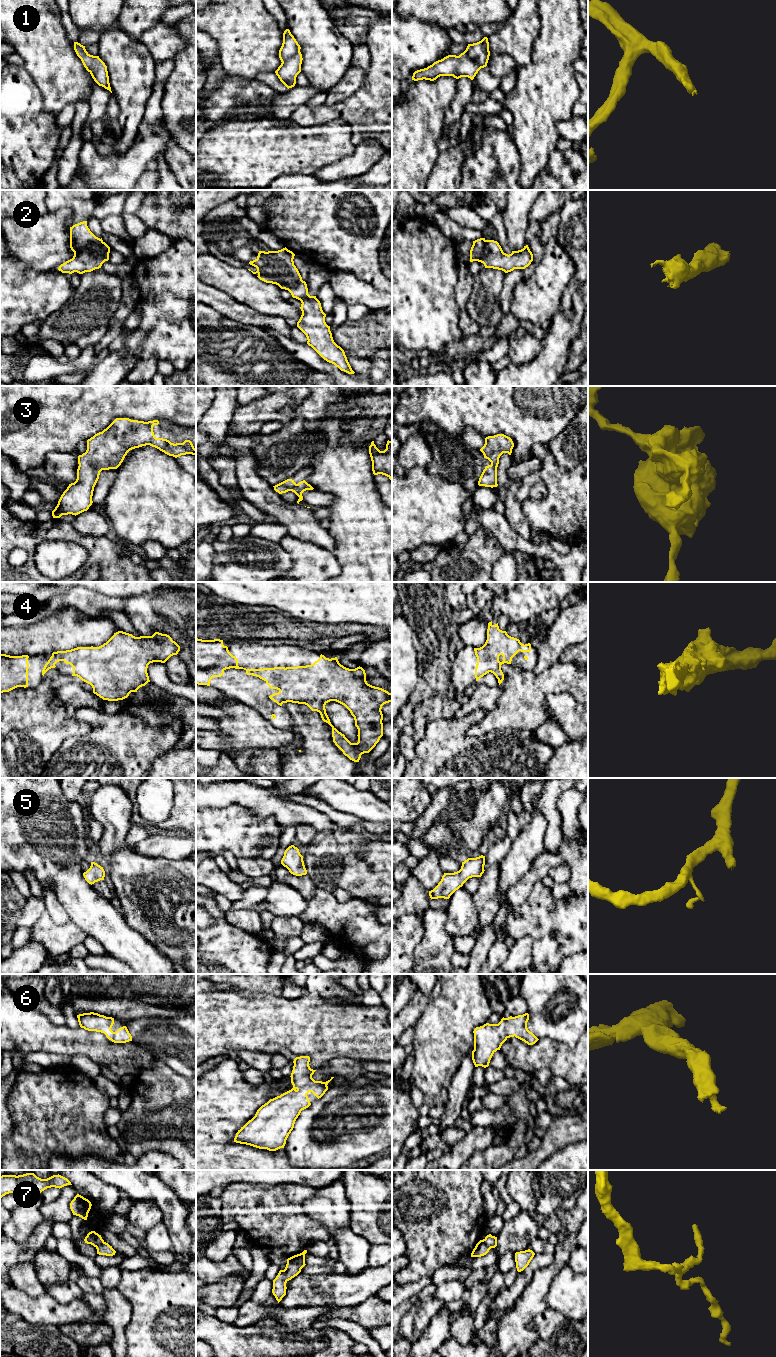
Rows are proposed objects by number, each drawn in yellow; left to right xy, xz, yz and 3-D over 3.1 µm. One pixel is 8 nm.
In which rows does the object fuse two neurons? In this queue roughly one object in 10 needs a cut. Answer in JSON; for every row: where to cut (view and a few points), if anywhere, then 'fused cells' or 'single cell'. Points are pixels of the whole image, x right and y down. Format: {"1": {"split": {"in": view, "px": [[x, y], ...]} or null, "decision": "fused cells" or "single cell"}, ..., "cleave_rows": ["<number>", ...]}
{"1": {"split": null, "decision": "single cell"}, "2": {"split": null, "decision": "single cell"}, "3": {"split": null, "decision": "single cell"}, "4": {"split": null, "decision": "single cell"}, "5": {"split": null, "decision": "single cell"}, "6": {"split": null, "decision": "single cell"}, "7": {"split": null, "decision": "single cell"}, "cleave_rows": []}

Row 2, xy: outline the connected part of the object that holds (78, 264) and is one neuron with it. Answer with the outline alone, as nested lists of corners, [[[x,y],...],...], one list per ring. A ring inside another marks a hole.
[[[87,221],[70,227],[70,248],[74,256],[59,266],[62,273],[91,272],[109,260],[110,247],[90,231]]]

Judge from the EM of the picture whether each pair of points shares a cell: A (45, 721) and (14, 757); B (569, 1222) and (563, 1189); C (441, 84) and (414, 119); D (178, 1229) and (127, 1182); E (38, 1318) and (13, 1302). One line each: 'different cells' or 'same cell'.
A: same cell
B: different cells
C: same cell
D: same cell
E: same cell

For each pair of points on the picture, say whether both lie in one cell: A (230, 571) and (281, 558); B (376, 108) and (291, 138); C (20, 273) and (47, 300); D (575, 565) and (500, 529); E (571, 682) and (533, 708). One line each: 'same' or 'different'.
A: same
B: different
C: same
D: same
E: same

